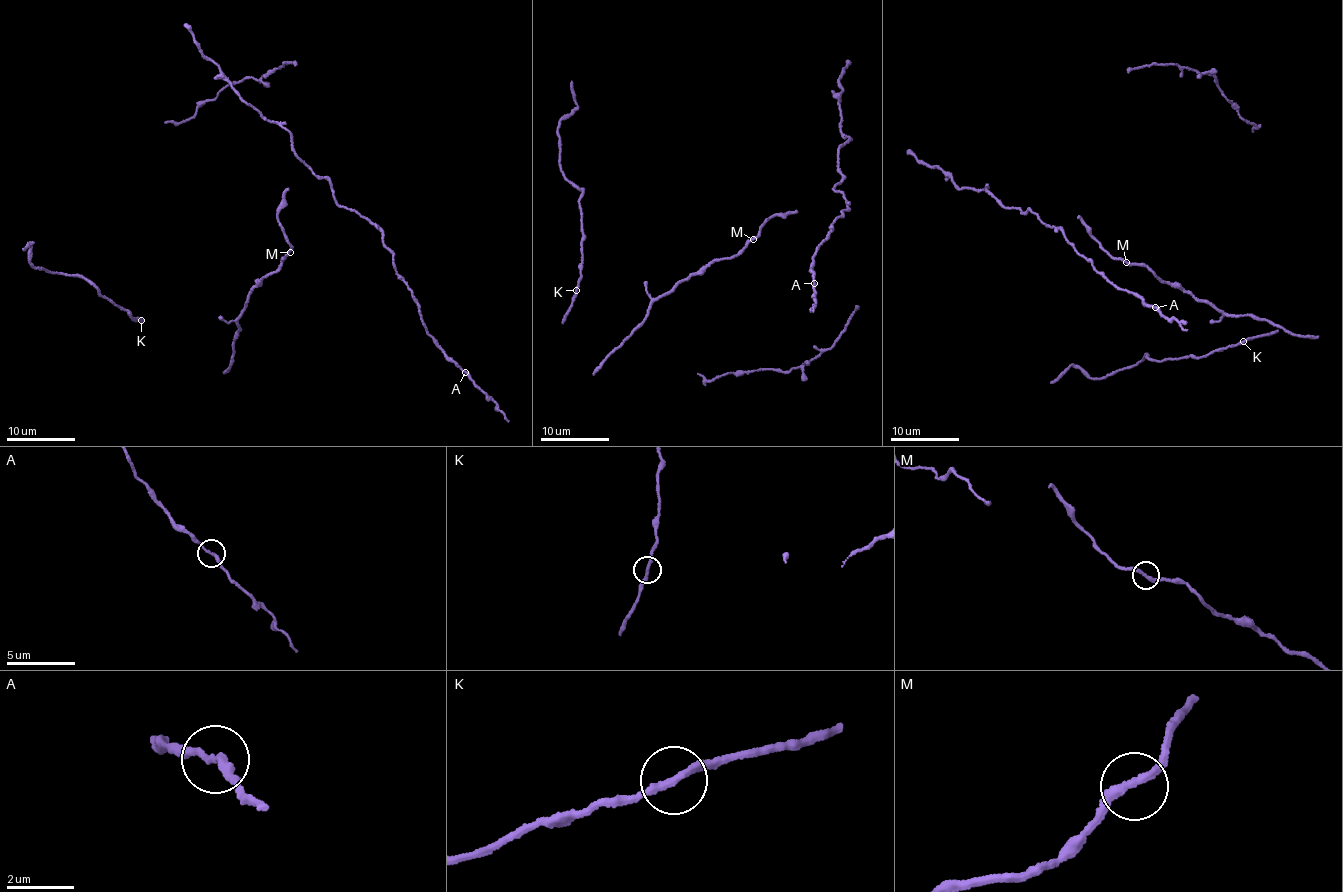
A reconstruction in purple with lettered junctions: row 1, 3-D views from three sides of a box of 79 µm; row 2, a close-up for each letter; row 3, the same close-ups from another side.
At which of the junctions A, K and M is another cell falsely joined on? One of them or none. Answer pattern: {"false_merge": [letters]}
{"false_merge": []}

